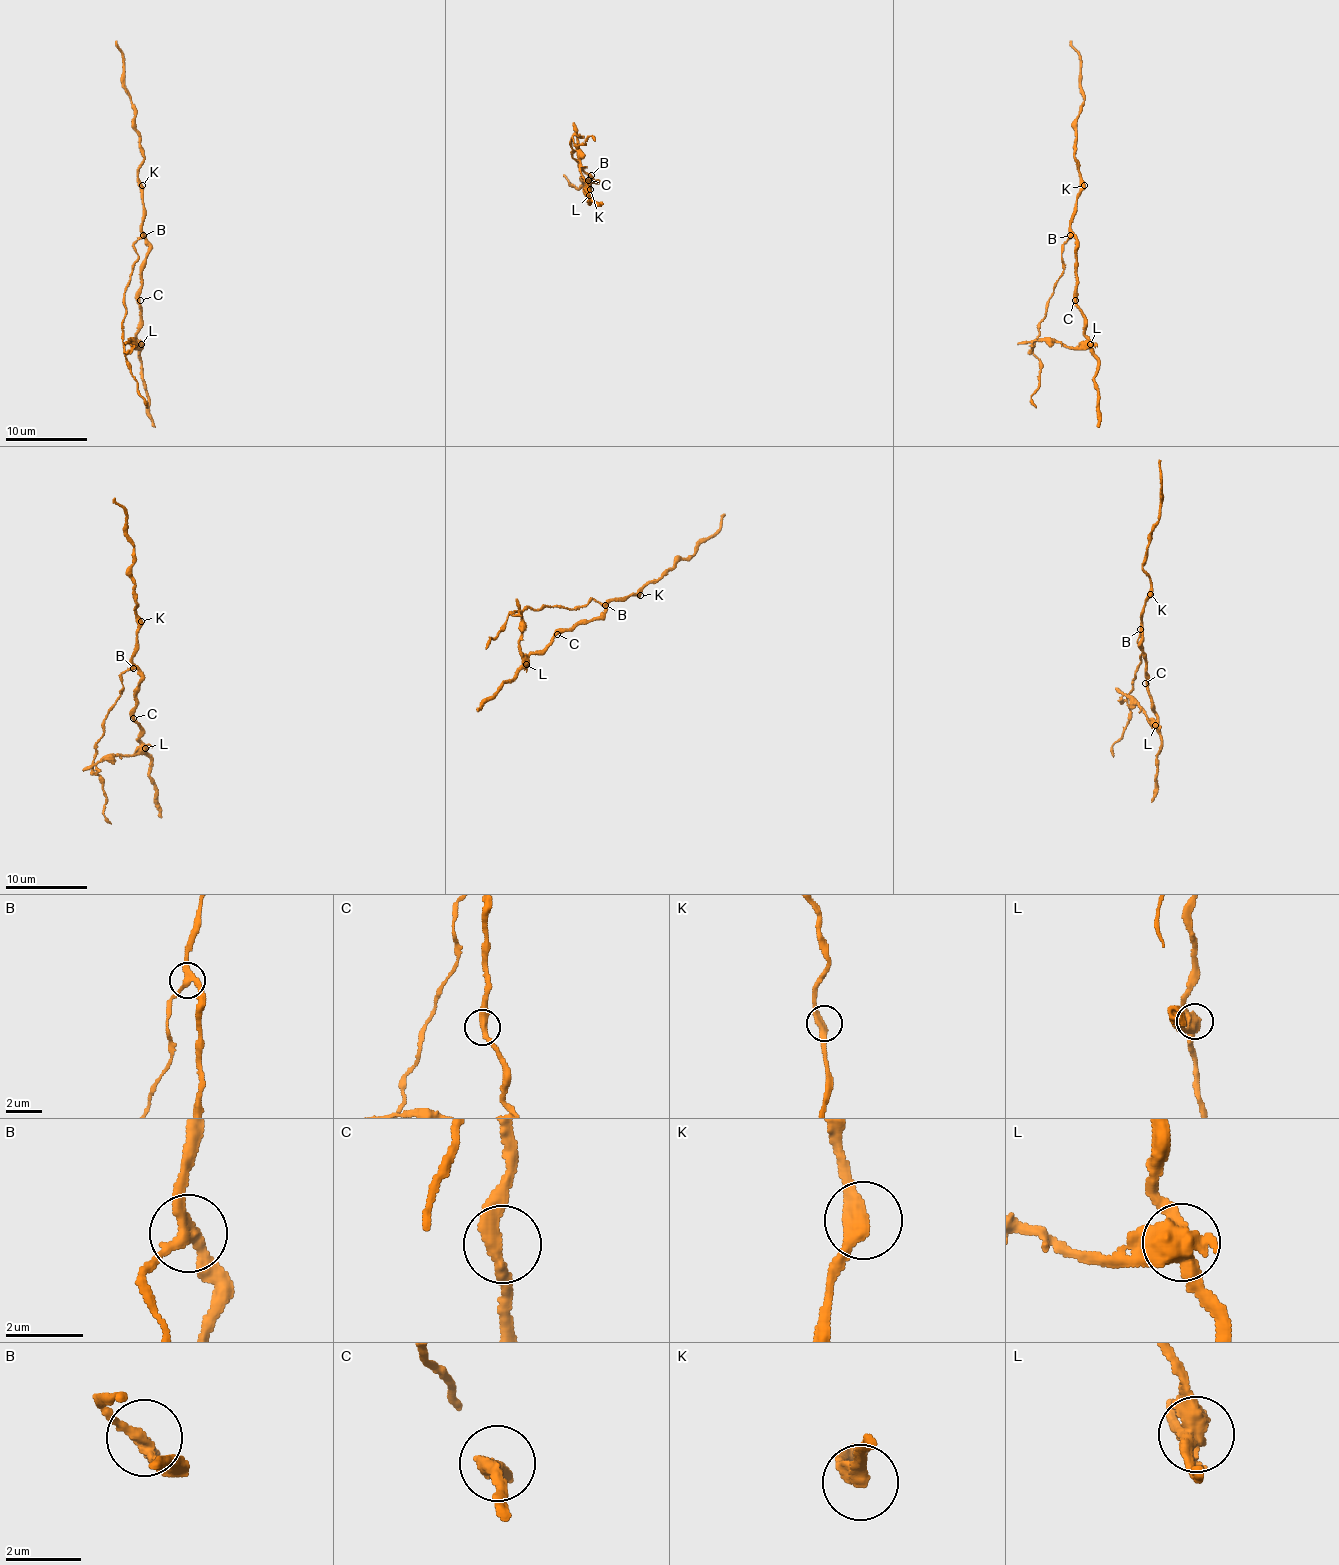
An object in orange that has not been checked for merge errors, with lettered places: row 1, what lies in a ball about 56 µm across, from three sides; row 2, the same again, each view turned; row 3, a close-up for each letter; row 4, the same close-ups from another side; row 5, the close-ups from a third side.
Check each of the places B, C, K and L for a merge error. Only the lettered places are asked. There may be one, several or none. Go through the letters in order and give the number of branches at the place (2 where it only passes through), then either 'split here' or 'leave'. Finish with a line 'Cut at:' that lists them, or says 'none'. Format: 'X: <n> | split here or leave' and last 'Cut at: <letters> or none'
B: 3 | split here
C: 2 | leave
K: 2 | leave
L: 3 | split here
Cut at: B, L

